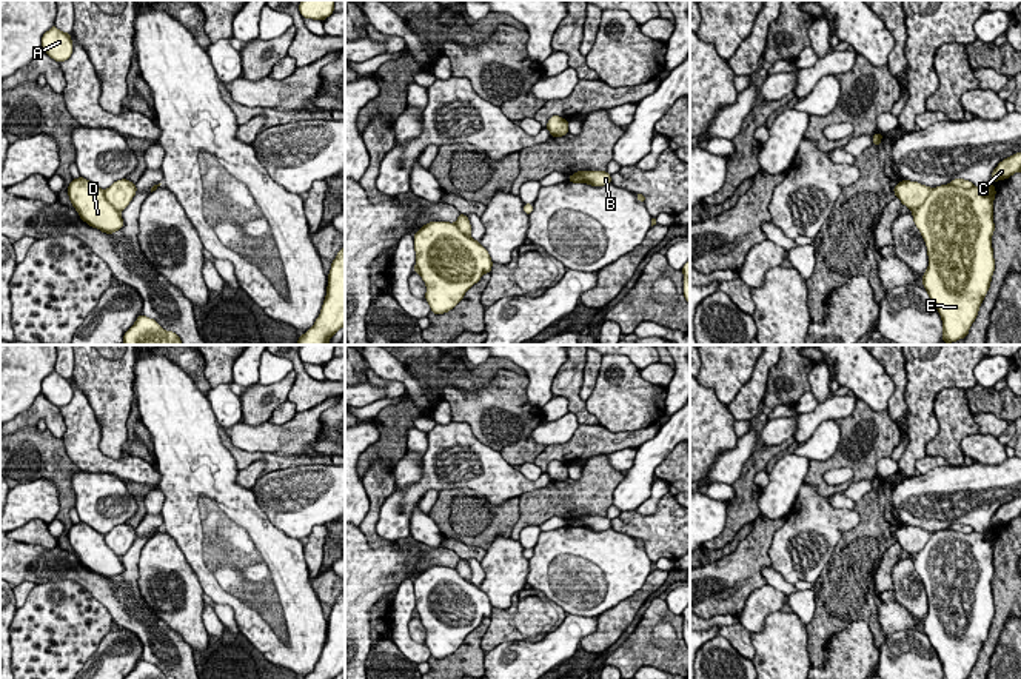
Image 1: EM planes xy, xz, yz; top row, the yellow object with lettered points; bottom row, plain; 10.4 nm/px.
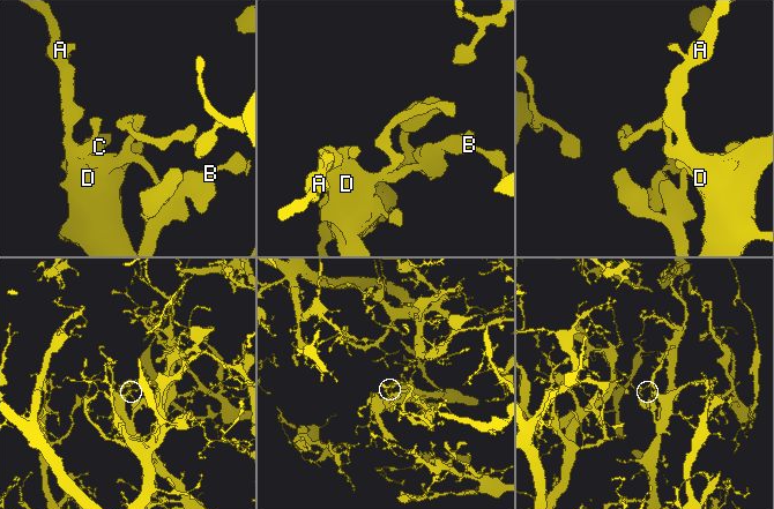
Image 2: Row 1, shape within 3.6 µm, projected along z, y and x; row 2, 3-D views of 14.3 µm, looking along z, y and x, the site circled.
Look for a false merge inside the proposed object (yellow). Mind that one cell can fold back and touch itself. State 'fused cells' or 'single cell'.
single cell

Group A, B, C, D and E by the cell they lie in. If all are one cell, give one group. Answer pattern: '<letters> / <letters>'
A B C D E

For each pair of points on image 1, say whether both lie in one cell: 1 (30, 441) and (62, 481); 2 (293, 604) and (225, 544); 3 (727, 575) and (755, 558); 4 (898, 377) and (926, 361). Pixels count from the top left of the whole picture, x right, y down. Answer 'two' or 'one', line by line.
1: one
2: one
3: one
4: two

